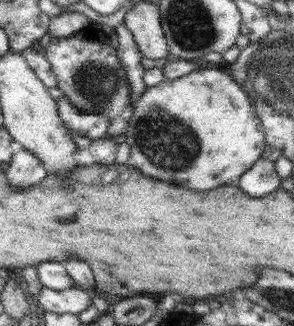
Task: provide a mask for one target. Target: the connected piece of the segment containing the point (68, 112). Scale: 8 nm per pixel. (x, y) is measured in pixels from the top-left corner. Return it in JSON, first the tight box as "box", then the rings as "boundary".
{"box":[58,96,109,142],"boundary":[[[65,96],[58,100],[58,108],[64,123],[79,136],[92,142],[108,137],[109,119],[104,116],[84,113]]]}

